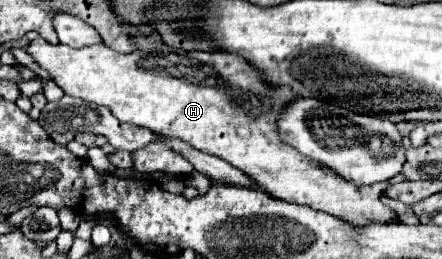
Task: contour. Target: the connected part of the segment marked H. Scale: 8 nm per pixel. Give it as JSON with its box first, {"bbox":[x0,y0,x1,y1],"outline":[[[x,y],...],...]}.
{"bbox":[24,37,407,225],"outline":[[[36,37],[32,43],[24,47],[24,51],[44,69],[50,73],[50,77],[56,81],[56,85],[72,97],[78,97],[82,101],[90,101],[96,105],[108,105],[108,109],[124,123],[132,123],[138,127],[146,127],[156,135],[164,137],[176,137],[192,147],[220,157],[232,167],[248,173],[248,177],[256,179],[258,185],[262,185],[272,197],[284,199],[288,203],[308,205],[316,211],[332,213],[334,217],[346,219],[352,225],[368,225],[368,223],[390,223],[390,219],[396,215],[390,207],[380,203],[379,196],[388,186],[407,181],[402,174],[384,182],[374,183],[368,187],[352,185],[350,181],[344,181],[332,169],[308,159],[306,155],[298,153],[294,147],[282,143],[276,137],[276,113],[292,101],[296,95],[292,89],[272,89],[270,85],[264,85],[260,81],[260,73],[256,73],[244,59],[232,57],[228,53],[204,53],[204,51],[184,51],[176,47],[164,45],[162,51],[132,51],[132,53],[118,53],[104,43],[90,45],[90,47],[68,47],[68,45],[52,45],[44,41],[42,37]]]}

